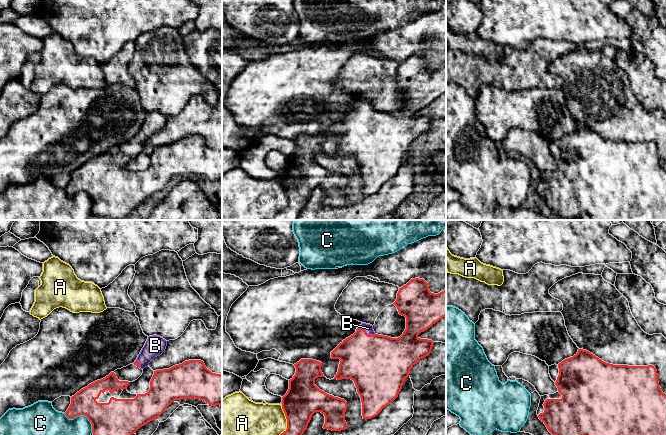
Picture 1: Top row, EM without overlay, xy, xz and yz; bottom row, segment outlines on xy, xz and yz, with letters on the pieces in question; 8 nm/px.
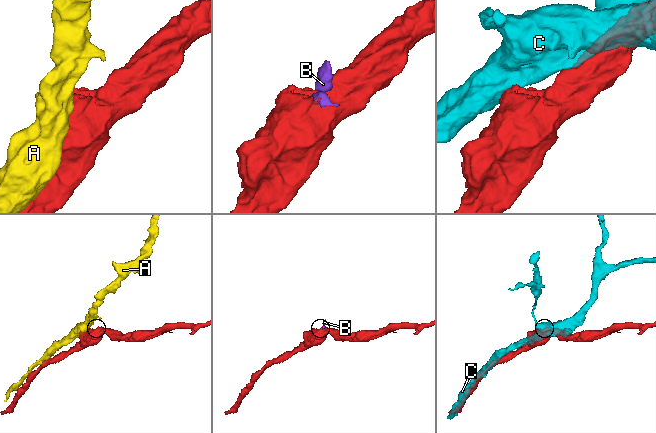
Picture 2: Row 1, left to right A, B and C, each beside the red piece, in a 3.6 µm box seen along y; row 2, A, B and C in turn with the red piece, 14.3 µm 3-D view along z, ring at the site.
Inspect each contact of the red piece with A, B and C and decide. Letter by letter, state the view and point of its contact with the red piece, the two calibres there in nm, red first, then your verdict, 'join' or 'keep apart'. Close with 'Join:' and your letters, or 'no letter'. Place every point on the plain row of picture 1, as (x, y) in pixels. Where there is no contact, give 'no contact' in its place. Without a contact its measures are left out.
A: contact xz (287, 201); calibres 280 and 380 nm; keep apart
B: contact xz (364, 106); calibres 420 and 70 nm; join
C: contact xy (82, 190); calibres 320 and 360 nm; keep apart
Join: B

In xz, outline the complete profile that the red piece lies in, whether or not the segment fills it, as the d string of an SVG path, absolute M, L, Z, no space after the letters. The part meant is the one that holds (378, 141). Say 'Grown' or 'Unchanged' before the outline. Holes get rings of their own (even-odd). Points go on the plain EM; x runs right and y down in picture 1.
Grown. M411 55L399 64L393 80L399 90L406 93L406 105L400 113L378 111L372 101L362 99L353 111L331 128L332 135L341 136L334 155L354 157L362 178L363 195L377 192L384 183L392 179L398 173L411 144L431 129L434 118L420 115L418 111L446 92L446 65L434 70L430 68L424 55Z

